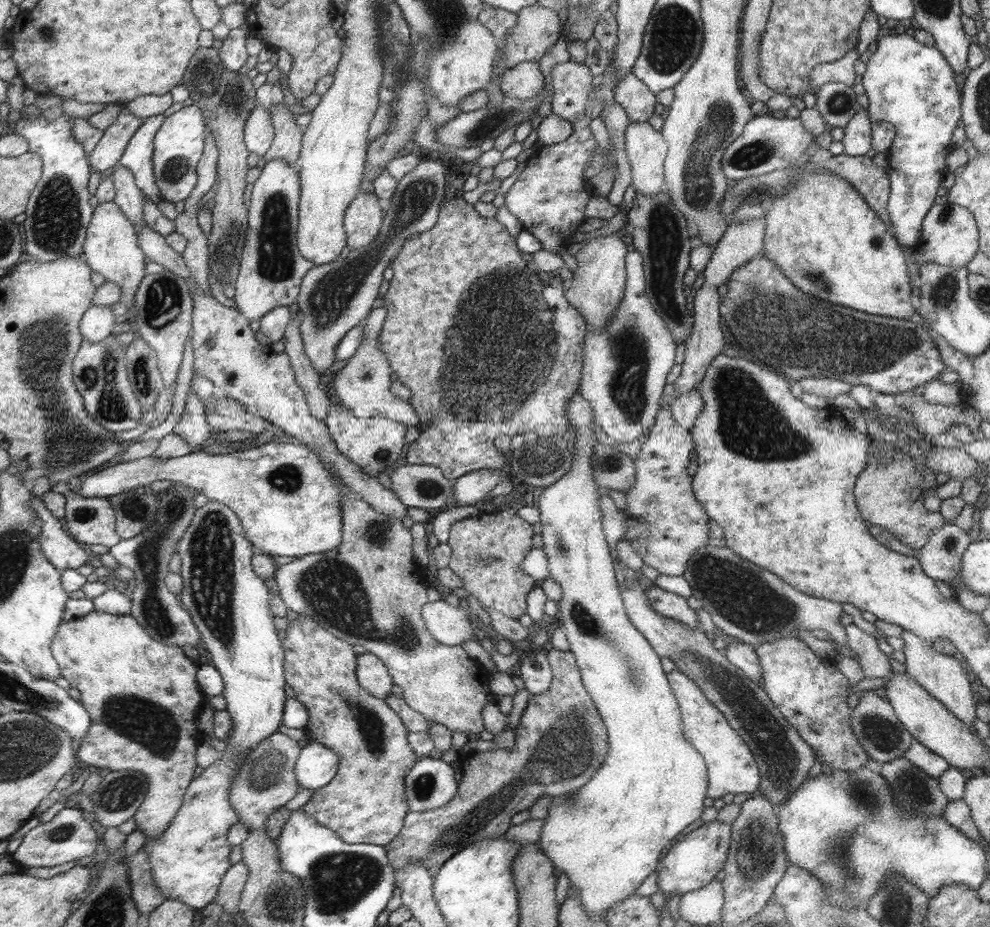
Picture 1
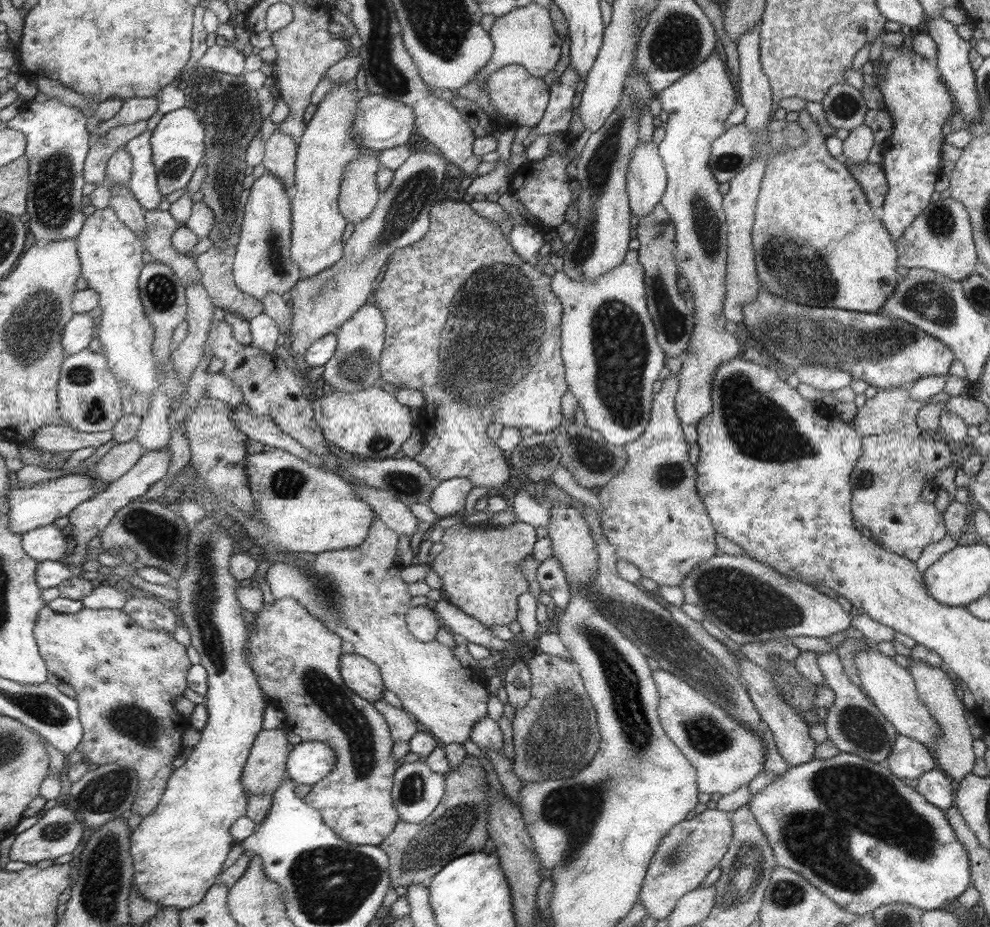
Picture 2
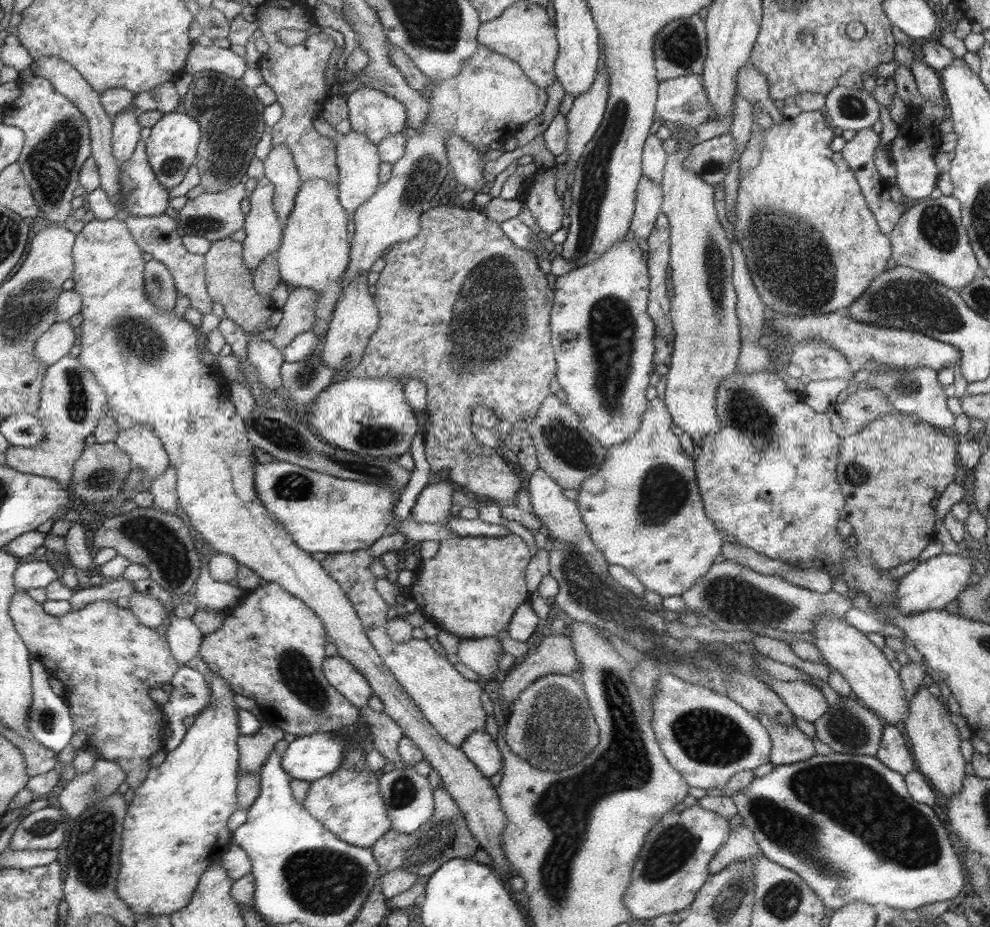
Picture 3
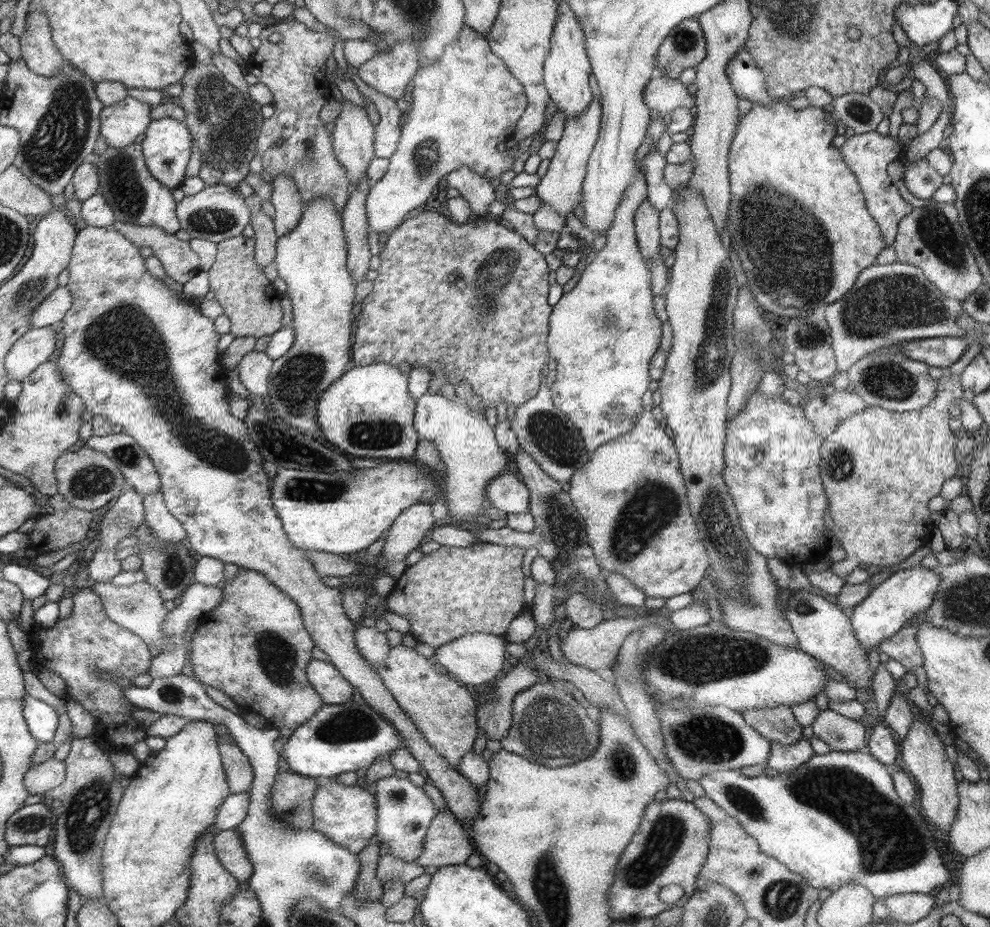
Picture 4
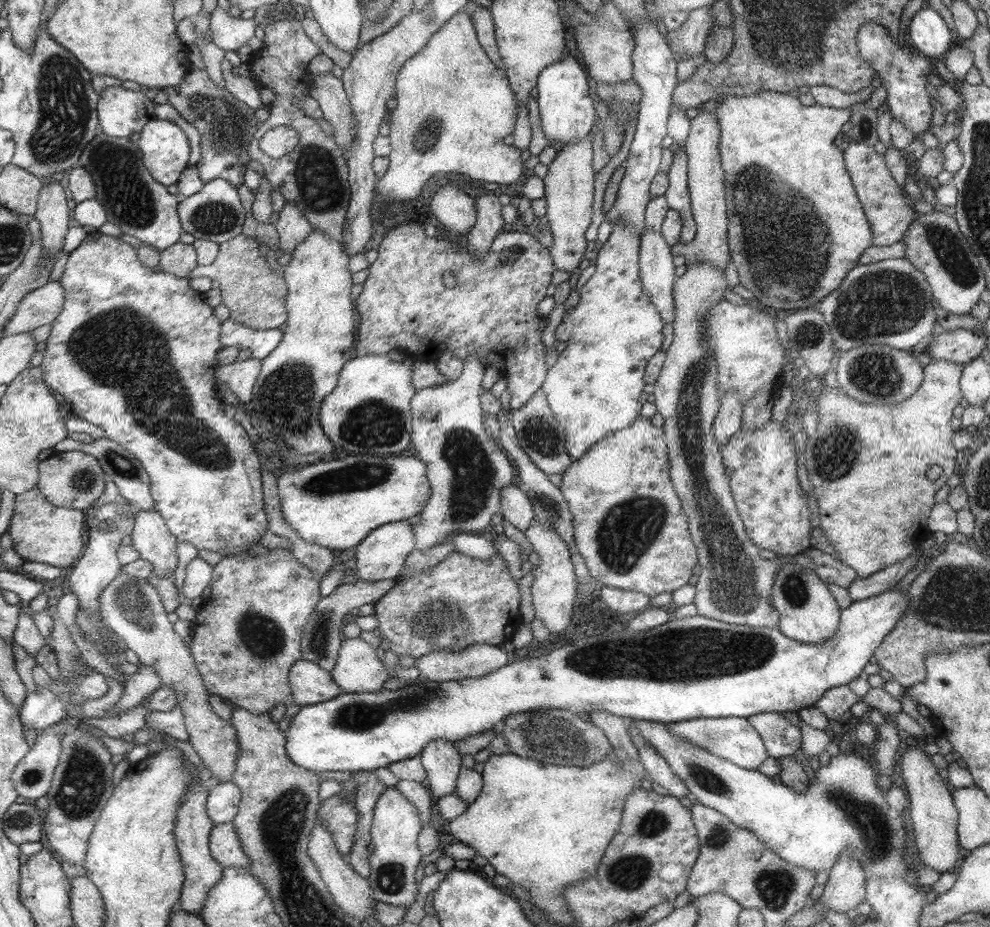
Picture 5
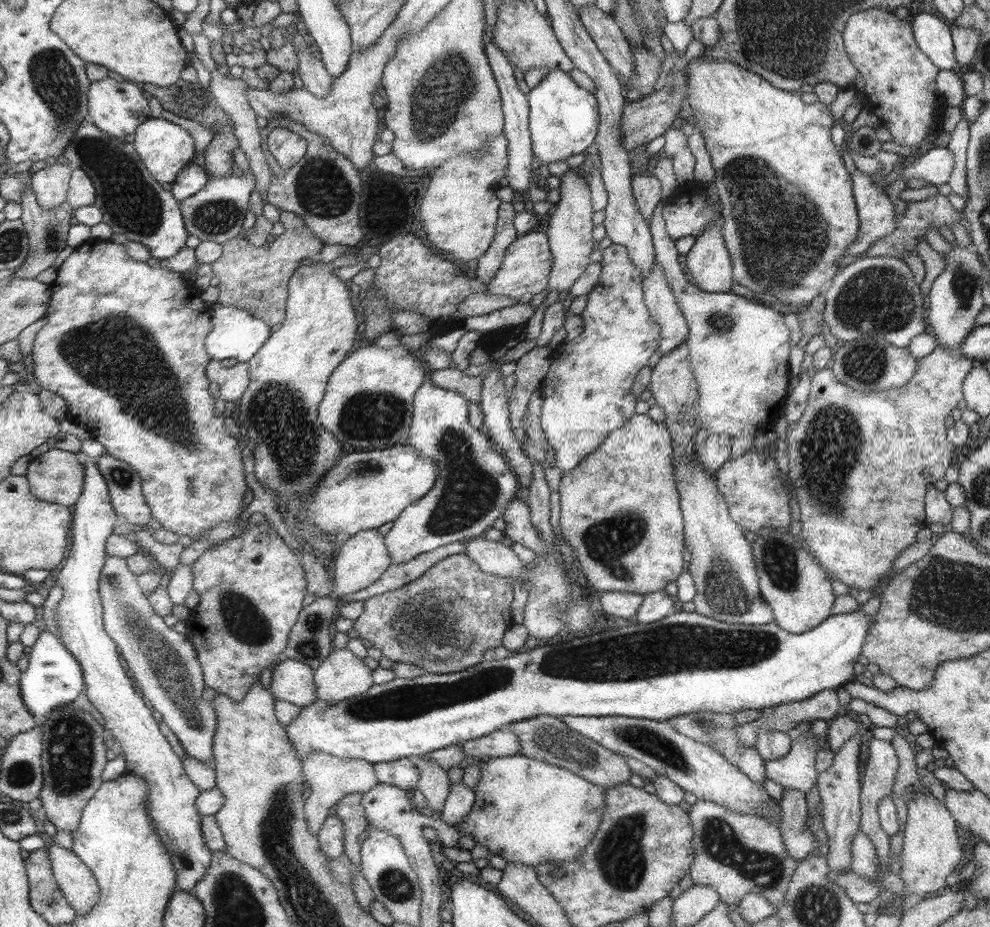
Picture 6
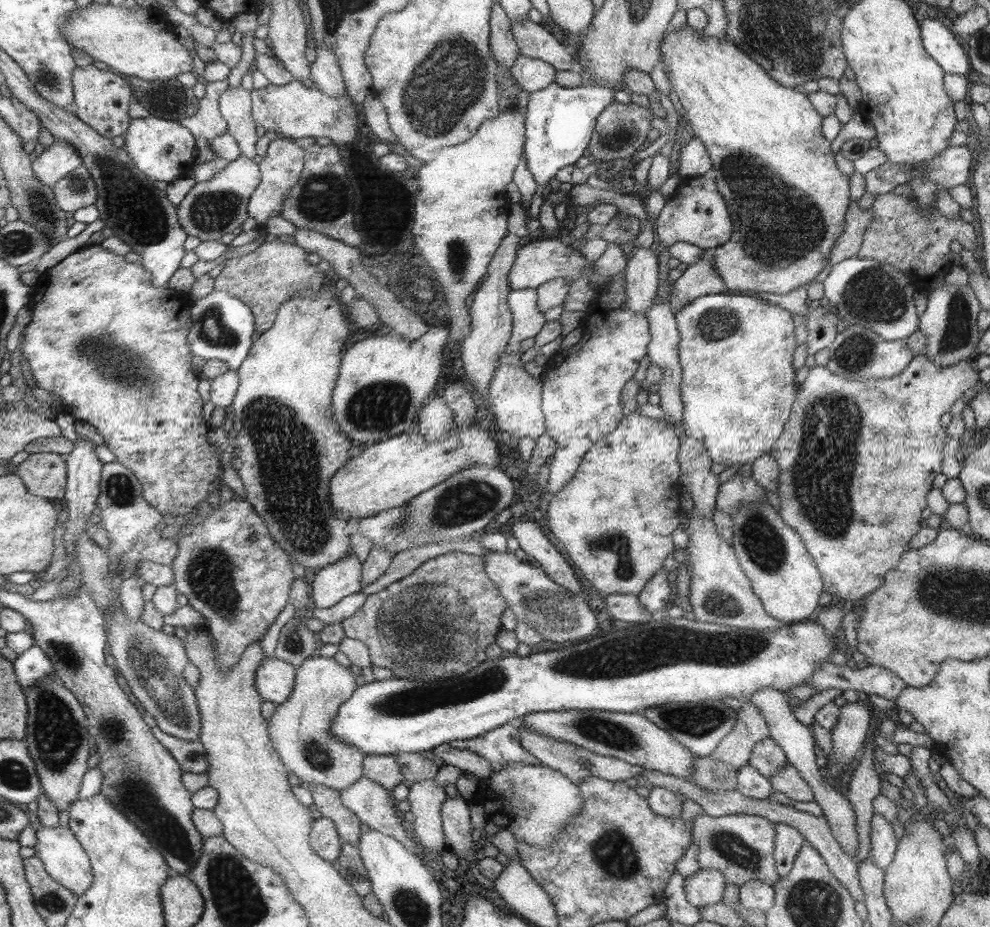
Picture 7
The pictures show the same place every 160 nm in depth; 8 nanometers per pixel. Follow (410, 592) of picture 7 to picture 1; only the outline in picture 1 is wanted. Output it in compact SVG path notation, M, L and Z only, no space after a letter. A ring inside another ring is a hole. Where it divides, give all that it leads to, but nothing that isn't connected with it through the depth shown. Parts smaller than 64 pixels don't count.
M508 507L455 522L446 543L452 550L447 568L463 582L462 587L478 600L482 608L492 608L517 619L526 613L526 596L535 586L531 576L519 570L531 550L531 534L531 524L521 519L518 511Z

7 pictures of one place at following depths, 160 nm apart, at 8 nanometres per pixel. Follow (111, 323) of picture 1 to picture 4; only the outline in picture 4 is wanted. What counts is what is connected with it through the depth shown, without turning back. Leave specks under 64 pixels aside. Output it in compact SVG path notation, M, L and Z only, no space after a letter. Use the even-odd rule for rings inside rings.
M51 326L31 329L21 340L14 344L8 355L8 373L12 380L21 383L42 364L45 364L59 344L60 333Z

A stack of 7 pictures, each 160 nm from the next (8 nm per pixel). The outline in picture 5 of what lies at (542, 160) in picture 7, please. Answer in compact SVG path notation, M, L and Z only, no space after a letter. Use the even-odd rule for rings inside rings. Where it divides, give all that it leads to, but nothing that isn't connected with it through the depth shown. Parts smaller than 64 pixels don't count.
M568 51L559 62L549 64L539 73L533 96L538 105L541 129L551 145L562 146L577 142L590 131L589 128L595 122L595 114L587 90L587 76Z

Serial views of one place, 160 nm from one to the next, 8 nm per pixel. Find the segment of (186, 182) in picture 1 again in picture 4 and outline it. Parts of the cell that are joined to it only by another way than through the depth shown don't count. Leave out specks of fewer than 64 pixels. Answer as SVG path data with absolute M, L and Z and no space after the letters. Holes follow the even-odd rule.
M169 117L152 121L142 141L149 171L153 173L157 180L164 183L165 186L172 189L181 187L183 181L188 177L194 141L195 138L192 135L192 130L186 121Z

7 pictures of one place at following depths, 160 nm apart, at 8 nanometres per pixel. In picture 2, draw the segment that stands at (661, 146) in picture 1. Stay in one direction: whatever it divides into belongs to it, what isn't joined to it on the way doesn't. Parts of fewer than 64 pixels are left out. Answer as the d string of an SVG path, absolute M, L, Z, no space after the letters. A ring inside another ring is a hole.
M637 141L629 158L627 171L628 207L639 218L652 211L664 196L667 172L661 162L658 145L652 141Z

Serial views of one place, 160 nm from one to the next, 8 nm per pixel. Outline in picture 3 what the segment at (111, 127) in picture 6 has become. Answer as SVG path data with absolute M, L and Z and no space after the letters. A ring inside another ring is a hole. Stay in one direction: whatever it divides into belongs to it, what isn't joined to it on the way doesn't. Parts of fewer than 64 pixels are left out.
M129 107L124 112L113 117L114 137L113 150L114 156L120 164L131 161L141 138L142 126L138 121L138 113L134 108Z

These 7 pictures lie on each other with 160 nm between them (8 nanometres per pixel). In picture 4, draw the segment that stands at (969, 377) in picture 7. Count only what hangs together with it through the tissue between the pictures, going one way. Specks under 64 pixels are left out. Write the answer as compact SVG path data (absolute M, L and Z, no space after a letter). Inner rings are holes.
M947 369L936 383L933 400L921 410L901 412L869 406L840 422L822 441L825 444L825 450L821 450L821 454L825 454L825 468L821 468L821 474L825 474L825 486L829 486L829 502L833 502L833 510L829 510L829 516L835 524L833 538L845 551L845 558L833 562L829 570L842 580L860 564L885 567L897 565L901 558L906 559L909 552L913 554L931 538L929 528L925 526L931 516L927 502L939 495L941 484L958 472L959 468L953 454L955 438L947 428L947 408L963 392L960 377L950 375Z

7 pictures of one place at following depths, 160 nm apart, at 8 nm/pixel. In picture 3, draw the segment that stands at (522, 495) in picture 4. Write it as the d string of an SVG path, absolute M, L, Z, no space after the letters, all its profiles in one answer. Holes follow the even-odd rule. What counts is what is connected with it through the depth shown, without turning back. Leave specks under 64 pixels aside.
M438 205L430 207L428 211L425 211L425 214L422 214L420 217L420 232L416 234L415 238L393 245L385 251L382 258L385 266L380 271L374 284L375 294L372 296L378 310L380 328L376 330L374 336L368 342L368 346L366 346L364 354L362 354L361 366L364 368L366 378L380 378L380 376L401 378L408 376L409 379L416 378L423 382L426 386L427 396L425 411L430 420L423 444L426 462L430 466L430 474L435 475L436 480L446 480L454 484L468 495L485 497L493 504L500 506L513 504L519 490L519 477L513 474L511 464L507 466L503 462L503 458L499 458L492 448L485 448L485 446L481 446L481 443L477 442L470 429L473 425L471 413L476 406L484 406L492 410L498 420L507 420L512 423L519 420L527 424L527 422L534 420L538 408L544 402L545 397L550 394L549 382L551 382L551 378L557 376L553 347L550 343L551 302L555 301L555 295L554 292L549 290L543 272L537 268L537 260L533 256L533 251L528 248L517 248L514 243L501 234L499 226L481 211L463 209L460 205ZM439 322L449 322L449 326L453 322L453 326L457 326L457 328L455 330L453 328L451 330L439 330Z

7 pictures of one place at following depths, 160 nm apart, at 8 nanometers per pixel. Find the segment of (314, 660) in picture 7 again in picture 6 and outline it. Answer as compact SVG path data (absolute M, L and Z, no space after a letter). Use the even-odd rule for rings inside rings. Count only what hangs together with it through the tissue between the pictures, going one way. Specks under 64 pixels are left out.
M333 648L313 670L318 694L314 702L323 701L325 706L351 696L362 696L374 685L372 670L347 648ZM310 752L306 756L298 756L302 762L301 776L304 778L305 787L311 789L311 794L304 804L304 817L307 819L308 829L316 835L322 822L331 814L339 800L349 794L367 792L375 787L378 782L375 778L372 764L357 758L337 758L325 755L323 752Z

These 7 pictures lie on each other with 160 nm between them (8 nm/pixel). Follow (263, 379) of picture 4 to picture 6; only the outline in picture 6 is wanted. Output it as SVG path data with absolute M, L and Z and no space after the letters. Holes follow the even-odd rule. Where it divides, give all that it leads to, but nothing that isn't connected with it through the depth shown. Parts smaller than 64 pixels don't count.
M211 359L207 366L207 378L219 387L218 398L233 403L239 402L249 382L249 369L247 363L237 363L229 368L220 365L219 360Z

